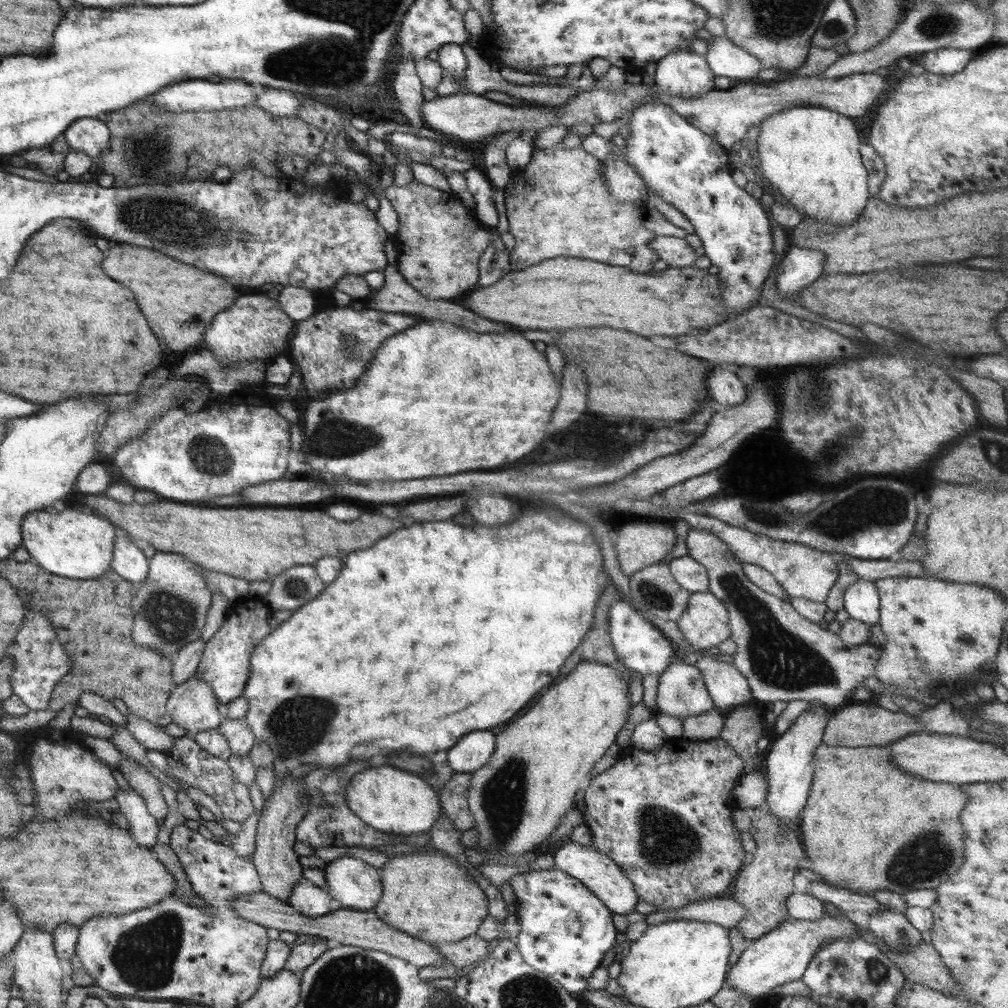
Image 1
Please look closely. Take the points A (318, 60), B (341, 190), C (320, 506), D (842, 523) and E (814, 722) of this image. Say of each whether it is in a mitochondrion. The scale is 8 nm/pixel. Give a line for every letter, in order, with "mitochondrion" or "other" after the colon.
A: mitochondrion
B: other
C: other
D: mitochondrion
E: other

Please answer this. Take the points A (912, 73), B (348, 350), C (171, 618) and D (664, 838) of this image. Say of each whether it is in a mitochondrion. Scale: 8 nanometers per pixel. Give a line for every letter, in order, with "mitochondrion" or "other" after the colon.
A: other
B: mitochondrion
C: mitochondrion
D: mitochondrion

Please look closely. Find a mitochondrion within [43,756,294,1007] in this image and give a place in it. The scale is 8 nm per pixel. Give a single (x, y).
(143, 957)

